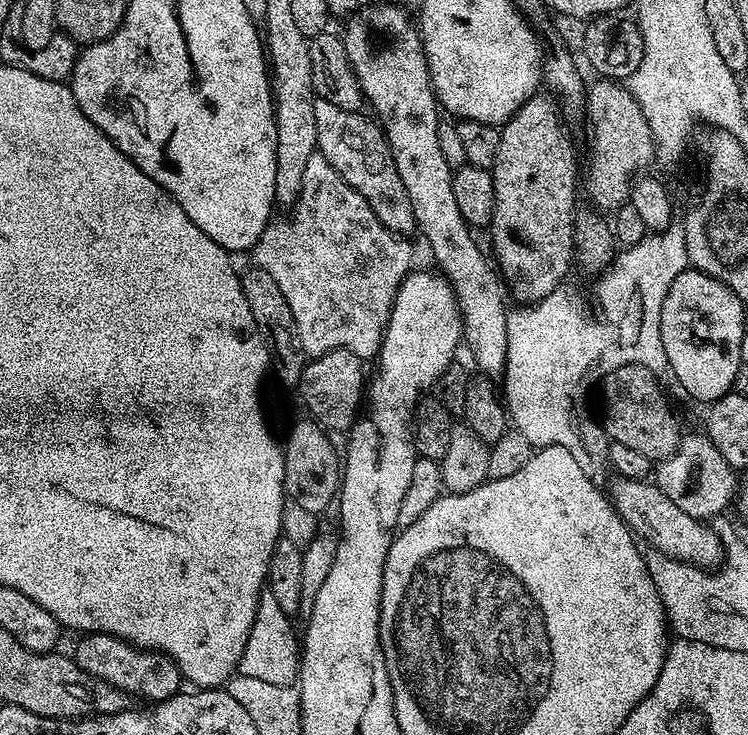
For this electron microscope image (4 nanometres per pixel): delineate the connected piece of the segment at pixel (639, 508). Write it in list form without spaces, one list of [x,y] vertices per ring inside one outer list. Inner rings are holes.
[[[616,478],[612,484],[612,492],[610,491],[610,499],[624,523],[645,545],[652,544],[648,546],[655,551],[709,570],[715,569],[723,561],[724,544],[715,529],[705,521],[690,518],[690,514],[678,510],[678,506],[674,506],[674,502],[670,502],[670,498],[666,498],[664,491],[656,487],[655,483],[648,480]]]

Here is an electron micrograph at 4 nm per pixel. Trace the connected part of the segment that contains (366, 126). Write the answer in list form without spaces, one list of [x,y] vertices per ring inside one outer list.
[[[317,98],[314,102],[314,126],[318,126],[316,146],[319,155],[324,156],[326,162],[330,162],[330,166],[334,166],[334,170],[338,170],[338,174],[342,174],[345,182],[354,190],[358,190],[358,194],[362,194],[362,198],[366,198],[366,202],[370,202],[370,210],[374,210],[374,214],[378,214],[378,222],[382,222],[382,226],[386,226],[397,234],[415,233],[417,227],[414,206],[410,202],[410,194],[406,194],[406,186],[402,186],[402,177],[398,175],[398,166],[394,166],[394,158],[388,145],[385,129],[381,125],[379,128],[374,121],[367,120],[364,115],[363,111],[342,110],[338,106],[333,106],[331,102]]]

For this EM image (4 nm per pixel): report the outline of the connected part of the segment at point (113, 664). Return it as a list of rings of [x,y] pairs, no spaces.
[[[93,632],[85,635],[84,640],[74,651],[78,667],[86,674],[114,686],[129,697],[141,696],[144,700],[159,702],[169,700],[182,688],[182,677],[178,666],[163,652],[150,652],[147,648],[138,648],[116,636],[105,632]]]

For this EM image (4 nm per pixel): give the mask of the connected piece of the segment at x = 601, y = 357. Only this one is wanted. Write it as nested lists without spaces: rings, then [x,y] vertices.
[[[672,226],[672,227],[669,227],[667,230],[657,231],[655,234],[646,235],[644,240],[641,241],[640,244],[630,245],[628,247],[625,247],[623,251],[621,251],[619,255],[617,255],[615,259],[613,259],[612,263],[608,265],[603,275],[601,275],[599,279],[597,279],[597,280],[601,279],[596,284],[596,304],[598,307],[601,308],[600,317],[598,317],[597,320],[595,320],[595,318],[592,316],[587,316],[587,314],[584,313],[583,306],[580,305],[579,302],[576,301],[574,297],[567,296],[567,294],[564,293],[564,290],[557,290],[555,292],[551,292],[549,296],[545,298],[545,300],[539,300],[537,304],[534,304],[531,306],[517,307],[518,309],[517,312],[516,312],[516,309],[509,311],[508,321],[506,322],[506,338],[508,339],[508,353],[506,354],[506,362],[504,363],[504,370],[502,373],[502,379],[504,379],[504,388],[502,384],[502,399],[508,410],[511,427],[515,429],[515,431],[521,432],[521,434],[523,434],[523,436],[526,437],[526,439],[529,442],[531,442],[532,445],[534,445],[537,449],[548,448],[552,444],[557,444],[558,446],[562,446],[562,450],[570,450],[570,454],[574,454],[574,462],[578,462],[578,466],[582,466],[582,474],[586,474],[586,478],[590,478],[592,481],[596,483],[597,486],[603,485],[604,472],[602,469],[600,469],[600,460],[602,464],[602,457],[605,455],[605,453],[607,453],[610,441],[609,441],[607,432],[604,431],[603,423],[601,423],[599,419],[591,420],[591,418],[588,417],[586,413],[584,413],[584,408],[582,405],[580,405],[580,403],[582,403],[583,400],[587,398],[588,391],[591,390],[592,384],[599,385],[601,381],[603,381],[604,377],[608,375],[609,372],[618,370],[618,366],[626,366],[627,364],[641,364],[642,366],[646,366],[647,368],[650,369],[650,371],[655,372],[657,374],[663,373],[662,370],[665,371],[665,369],[668,368],[668,359],[666,358],[666,350],[662,346],[662,326],[660,325],[660,323],[662,322],[662,306],[664,305],[664,299],[666,298],[666,294],[668,293],[668,291],[670,290],[670,286],[674,282],[674,278],[676,277],[677,274],[680,273],[680,271],[683,271],[684,269],[687,269],[688,267],[689,267],[688,251],[686,250],[686,246],[684,245],[683,227]]]

